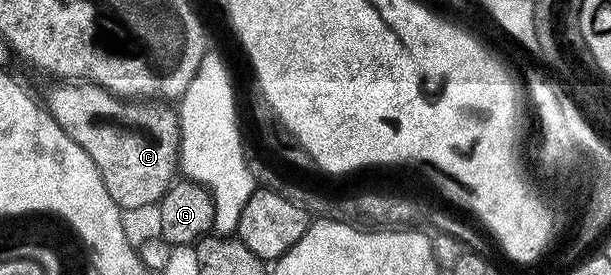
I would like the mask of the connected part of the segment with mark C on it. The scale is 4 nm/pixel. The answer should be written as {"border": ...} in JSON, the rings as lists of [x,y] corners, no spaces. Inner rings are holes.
{"border":[[[88,81],[55,85],[44,98],[46,108],[63,131],[88,151],[118,208],[133,211],[146,205],[157,206],[180,169],[178,145],[182,132],[177,112],[161,100],[123,99]],[[90,113],[94,113],[94,121],[90,121]]]}

